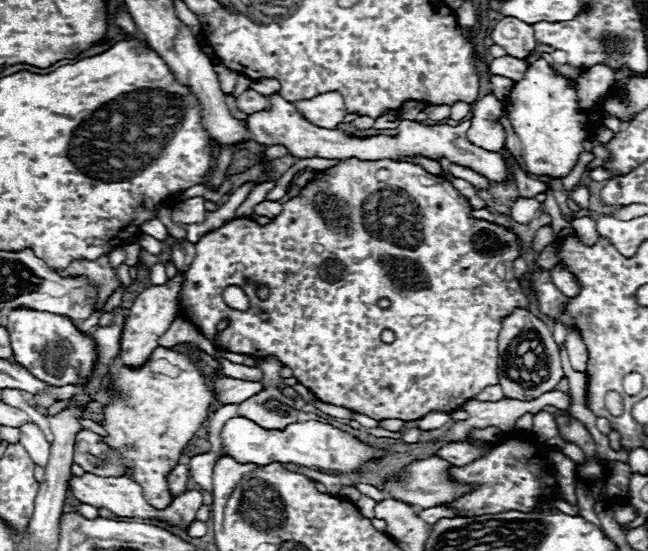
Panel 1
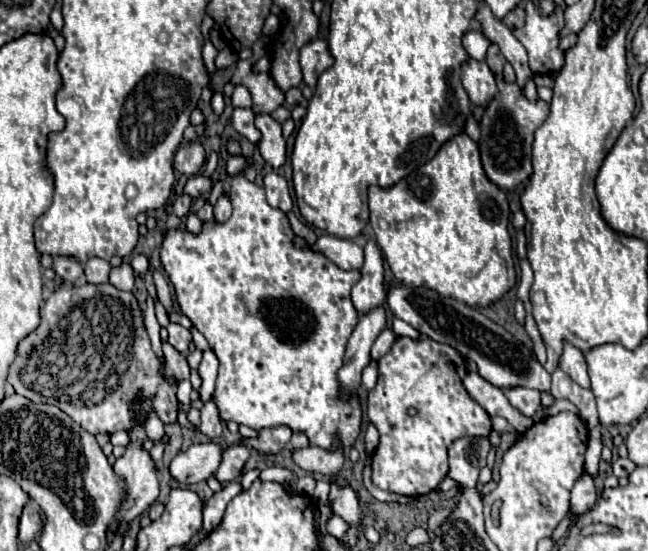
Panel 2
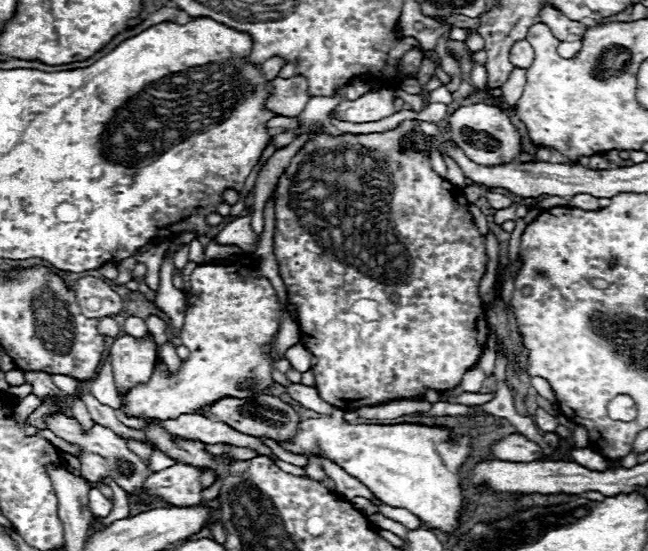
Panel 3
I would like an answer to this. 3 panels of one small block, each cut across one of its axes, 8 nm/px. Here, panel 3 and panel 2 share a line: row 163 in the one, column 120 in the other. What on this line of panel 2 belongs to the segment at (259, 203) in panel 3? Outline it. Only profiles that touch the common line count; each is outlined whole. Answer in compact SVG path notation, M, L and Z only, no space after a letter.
M124 262L122 266L112 268L112 272L110 272L110 284L114 284L118 290L130 292L134 288L134 272L132 272L132 266L128 262Z

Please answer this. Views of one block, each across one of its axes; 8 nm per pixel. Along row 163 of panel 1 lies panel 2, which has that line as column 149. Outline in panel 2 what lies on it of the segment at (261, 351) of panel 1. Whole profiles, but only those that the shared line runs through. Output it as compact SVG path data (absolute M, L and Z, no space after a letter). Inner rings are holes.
M84 284L72 288L58 288L40 308L40 326L30 332L16 350L16 360L10 364L8 382L14 390L34 402L54 404L72 416L90 434L128 430L132 426L130 404L136 394L144 392L144 414L150 408L158 412L164 424L176 420L176 386L168 384L166 378L158 376L158 360L152 352L150 338L144 328L142 310L132 292L122 292L112 284ZM74 400L102 400L98 404L74 404Z

